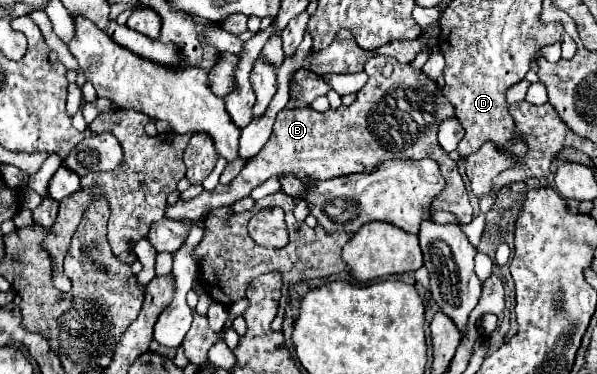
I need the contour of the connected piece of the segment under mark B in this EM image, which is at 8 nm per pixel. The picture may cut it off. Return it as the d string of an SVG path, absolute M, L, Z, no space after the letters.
M390 55L372 57L364 65L364 71L368 75L368 83L360 89L358 99L350 107L342 105L336 111L330 109L324 113L318 113L310 107L280 111L268 143L244 165L232 183L218 185L214 191L202 191L202 195L196 199L178 201L166 209L166 217L176 221L198 221L202 213L210 213L218 207L230 207L232 203L248 197L250 191L262 185L266 179L280 173L292 173L302 181L314 181L350 173L368 173L376 169L378 163L388 159L430 157L440 165L440 173L446 179L446 187L436 197L436 201L432 201L432 209L450 211L458 217L460 223L470 223L472 207L456 161L448 157L436 139L440 121L452 117L454 107L444 99L438 85L426 79L422 71L408 69L408 65L402 65Z

